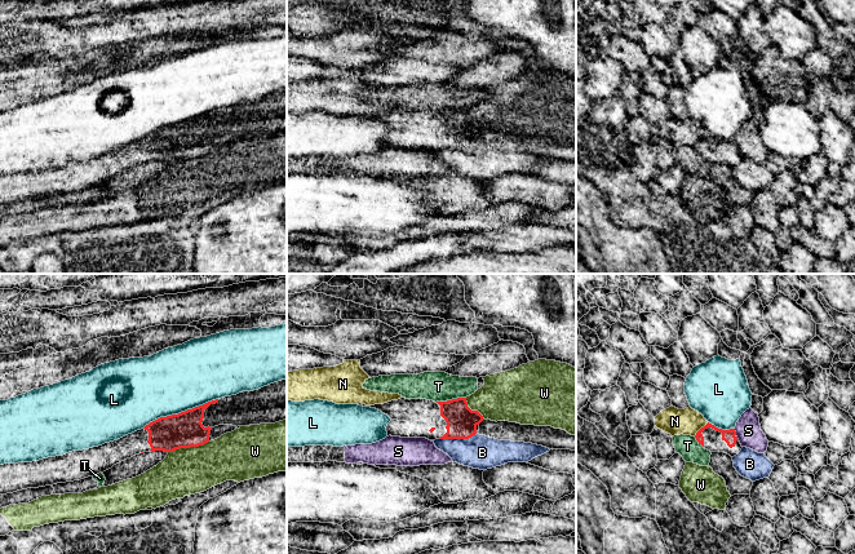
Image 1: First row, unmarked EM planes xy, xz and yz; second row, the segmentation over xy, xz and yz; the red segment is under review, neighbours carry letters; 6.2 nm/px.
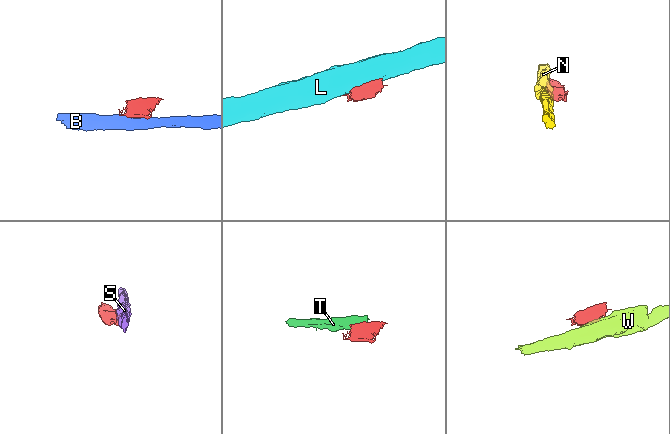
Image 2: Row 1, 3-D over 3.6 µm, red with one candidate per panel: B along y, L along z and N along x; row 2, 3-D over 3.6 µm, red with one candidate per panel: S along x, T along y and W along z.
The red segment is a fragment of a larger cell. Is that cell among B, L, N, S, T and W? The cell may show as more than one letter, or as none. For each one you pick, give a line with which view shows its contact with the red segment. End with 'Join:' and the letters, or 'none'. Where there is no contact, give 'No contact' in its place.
Join: none

